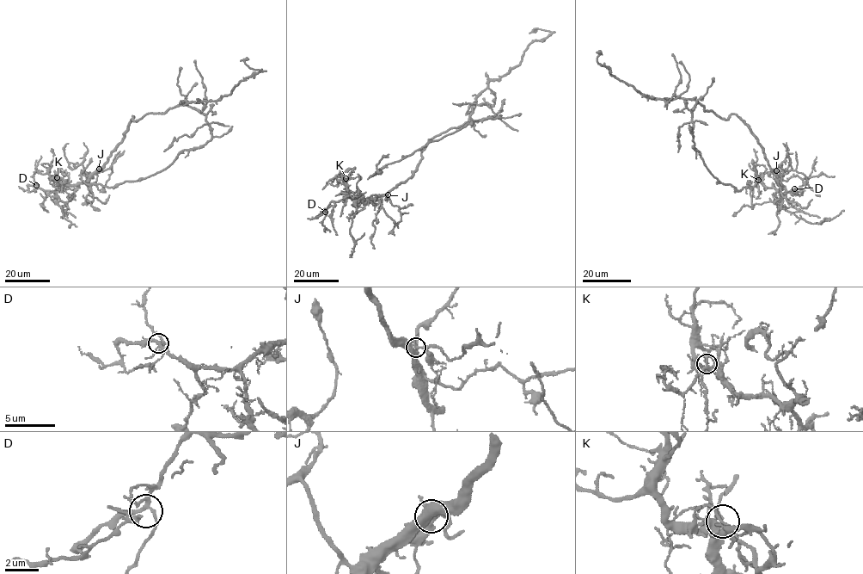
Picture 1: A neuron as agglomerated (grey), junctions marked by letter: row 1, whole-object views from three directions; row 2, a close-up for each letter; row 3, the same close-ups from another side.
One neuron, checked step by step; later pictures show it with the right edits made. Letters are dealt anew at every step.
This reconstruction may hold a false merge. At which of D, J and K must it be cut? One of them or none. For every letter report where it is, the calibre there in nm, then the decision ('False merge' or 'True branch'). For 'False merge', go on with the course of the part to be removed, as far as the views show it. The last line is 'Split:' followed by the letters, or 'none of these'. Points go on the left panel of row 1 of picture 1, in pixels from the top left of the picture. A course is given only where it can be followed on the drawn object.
D: Place: (36, 185). Thickness 200 nm. True branch
J: Place: (99, 169). Thickness 170 nm. True branch
K: Place: (57, 177). Thickness 190 nm. True branch
Split: none of these

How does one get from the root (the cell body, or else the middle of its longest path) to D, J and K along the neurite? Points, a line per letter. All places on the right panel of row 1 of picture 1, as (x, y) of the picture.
D: (701, 105), (725, 120), (736, 114), (762, 146), (780, 194), (794, 188)
J: (701, 105), (704, 110), (712, 110), (725, 120), (732, 114), (736, 114), (762, 146), (768, 164), (776, 170)
K: (701, 105), (704, 110), (712, 110), (725, 120), (735, 114), (747, 126), (781, 188), (767, 188), (758, 180)

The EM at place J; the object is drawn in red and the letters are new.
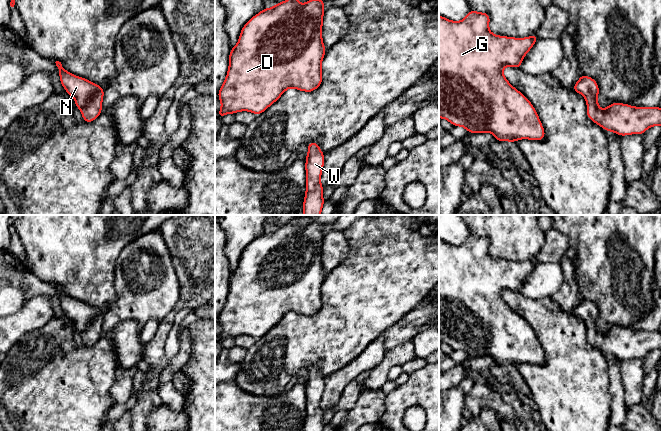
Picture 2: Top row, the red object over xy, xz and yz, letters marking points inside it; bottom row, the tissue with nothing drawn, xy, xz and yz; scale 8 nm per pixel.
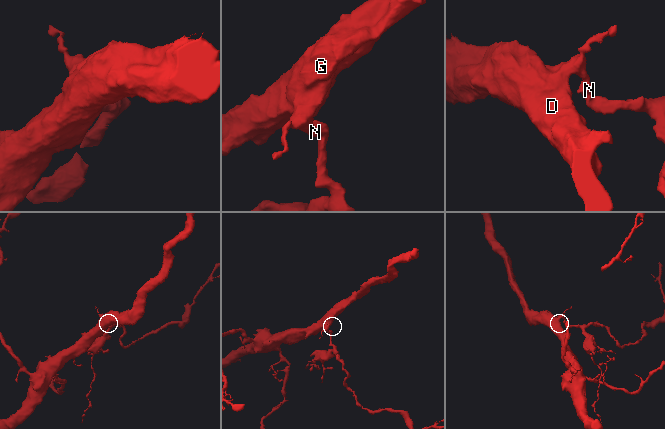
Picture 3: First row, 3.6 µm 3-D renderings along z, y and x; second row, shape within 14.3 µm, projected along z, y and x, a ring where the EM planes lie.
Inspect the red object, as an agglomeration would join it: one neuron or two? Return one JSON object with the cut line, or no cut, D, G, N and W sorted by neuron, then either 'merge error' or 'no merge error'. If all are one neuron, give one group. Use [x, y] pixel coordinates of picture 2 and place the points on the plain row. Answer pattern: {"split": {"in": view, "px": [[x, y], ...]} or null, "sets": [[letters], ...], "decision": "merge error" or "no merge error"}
{"split": null, "sets": [["D", "G", "N", "W"]], "decision": "no merge error"}

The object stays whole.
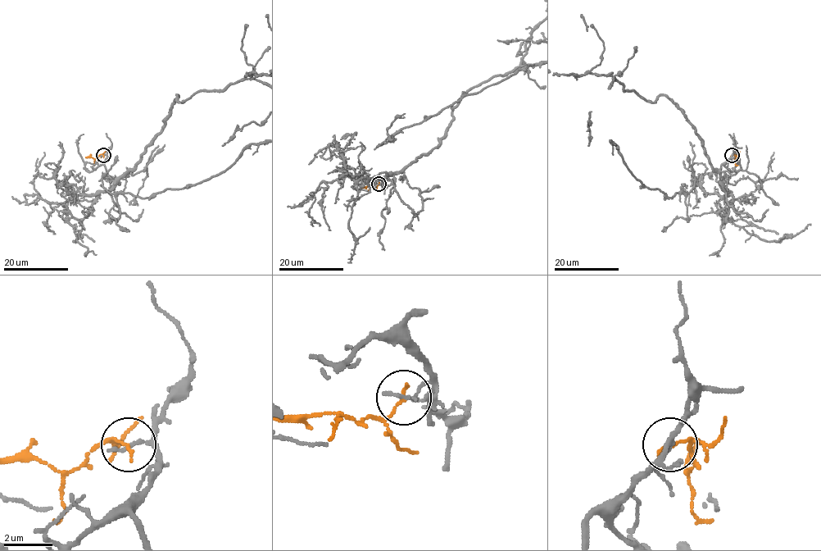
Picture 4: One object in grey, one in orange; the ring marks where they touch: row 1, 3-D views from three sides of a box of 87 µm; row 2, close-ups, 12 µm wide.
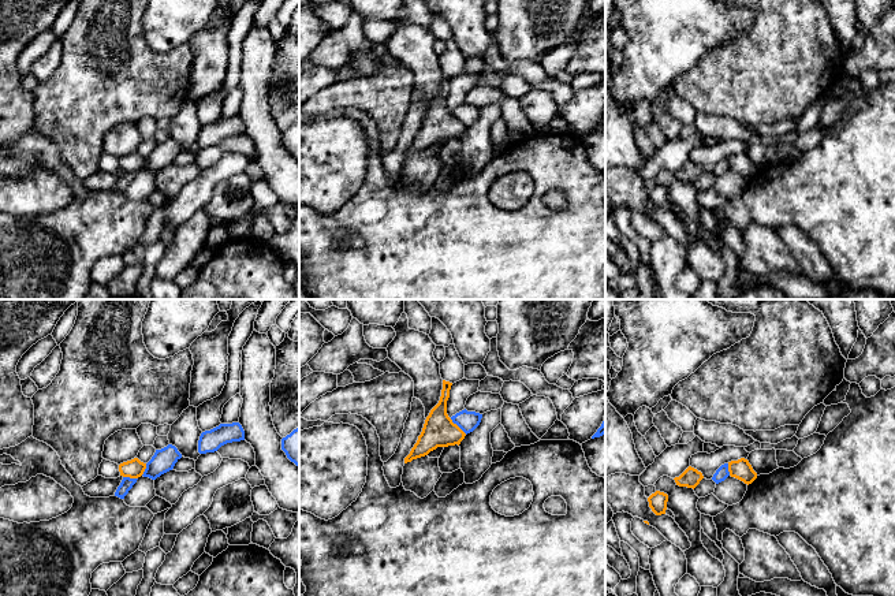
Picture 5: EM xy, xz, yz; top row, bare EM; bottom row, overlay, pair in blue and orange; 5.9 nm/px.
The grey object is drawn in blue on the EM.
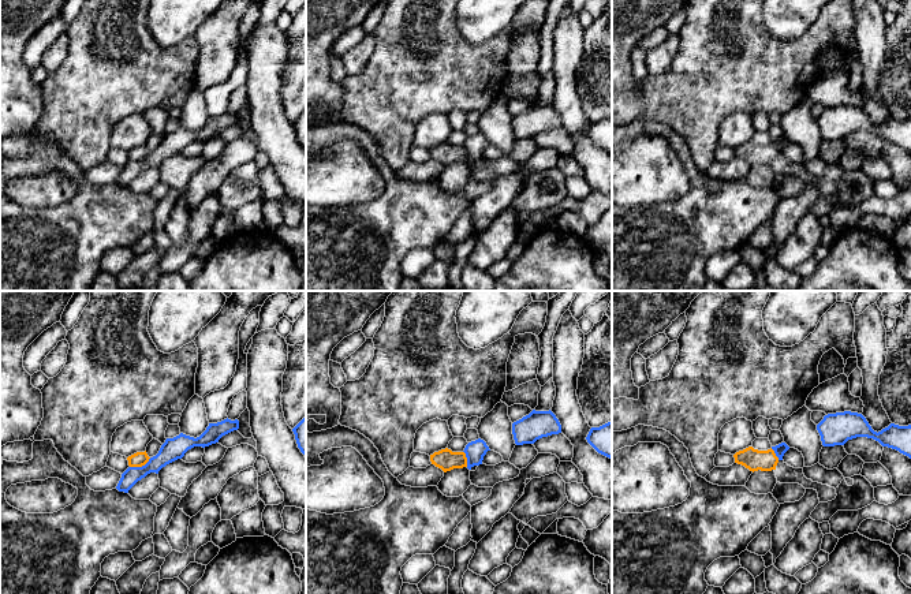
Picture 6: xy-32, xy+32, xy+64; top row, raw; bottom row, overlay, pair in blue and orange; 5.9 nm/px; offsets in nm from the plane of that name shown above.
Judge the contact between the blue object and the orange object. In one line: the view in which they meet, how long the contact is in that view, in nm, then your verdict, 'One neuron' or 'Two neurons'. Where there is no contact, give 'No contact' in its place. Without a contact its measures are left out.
Touches blue in xz. Shared border 140 nm. Two neurons

